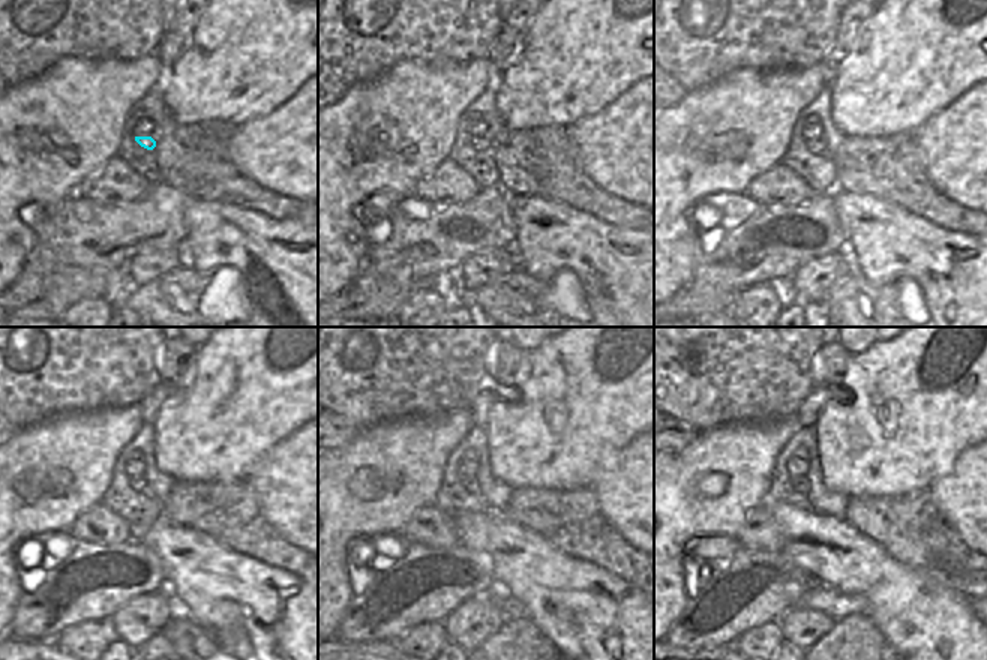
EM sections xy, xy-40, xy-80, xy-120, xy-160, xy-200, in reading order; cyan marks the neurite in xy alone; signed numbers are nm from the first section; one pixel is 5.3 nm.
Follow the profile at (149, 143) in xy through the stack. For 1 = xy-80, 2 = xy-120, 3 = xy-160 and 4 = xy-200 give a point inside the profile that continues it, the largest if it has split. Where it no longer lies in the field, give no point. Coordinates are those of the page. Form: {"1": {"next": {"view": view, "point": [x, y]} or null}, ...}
{"1": {"next": {"view": "xy-80", "point": [816, 146]}}, "2": {"next": {"view": "xy-120", "point": [140, 485]}}, "3": {"next": {"view": "xy-160", "point": [471, 485]}}, "4": {"next": {"view": "xy-200", "point": [800, 485]}}}

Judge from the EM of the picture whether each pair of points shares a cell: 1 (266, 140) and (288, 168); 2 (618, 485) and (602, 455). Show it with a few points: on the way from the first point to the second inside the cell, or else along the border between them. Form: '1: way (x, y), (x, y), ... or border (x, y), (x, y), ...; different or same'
1: way (273, 147), (287, 161); same
2: border (630, 441), (618, 453), (615, 465), (590, 486); different

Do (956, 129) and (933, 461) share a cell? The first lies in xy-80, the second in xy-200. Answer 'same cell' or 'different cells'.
different cells

